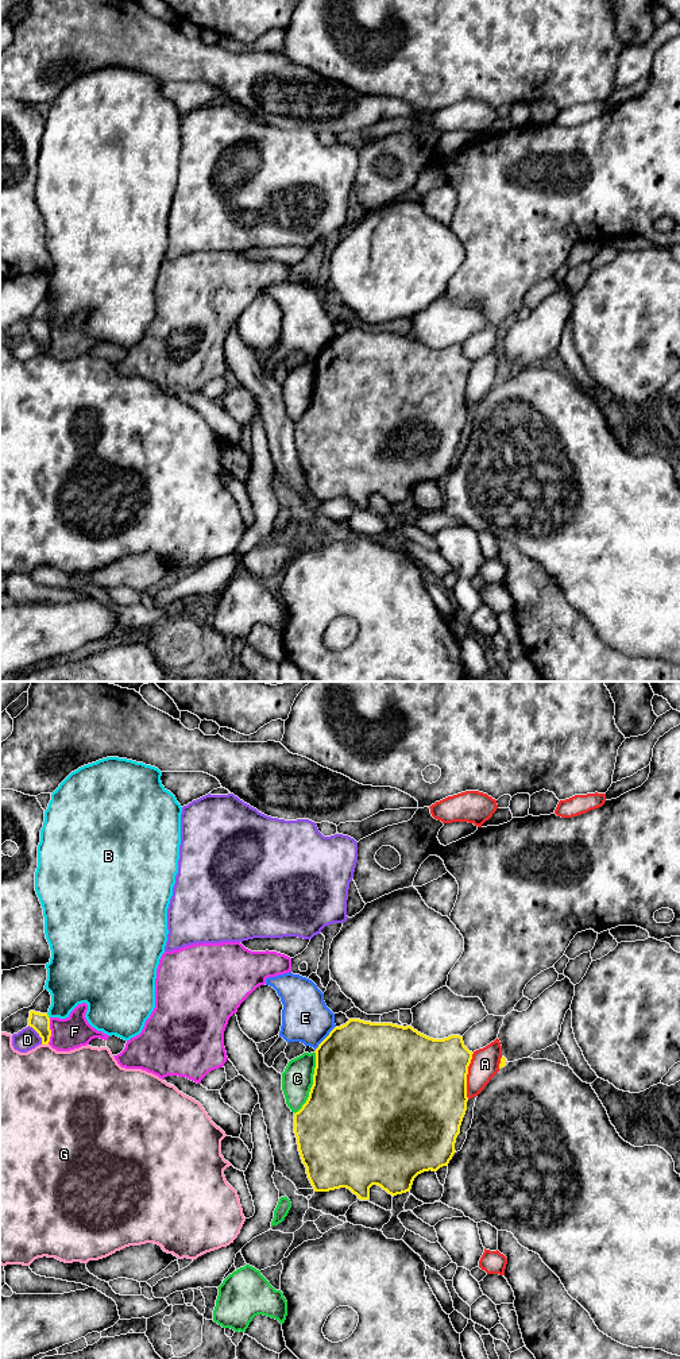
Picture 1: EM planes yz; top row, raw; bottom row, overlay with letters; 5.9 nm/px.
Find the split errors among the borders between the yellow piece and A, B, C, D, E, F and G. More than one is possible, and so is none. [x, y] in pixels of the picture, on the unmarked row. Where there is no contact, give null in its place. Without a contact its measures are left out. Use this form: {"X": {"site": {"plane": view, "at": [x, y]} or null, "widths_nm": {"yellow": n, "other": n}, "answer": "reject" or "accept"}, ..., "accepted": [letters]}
{"A": {"site": {"plane": "yz", "at": [466, 385]}, "widths_nm": {"yellow": 500, "other": 170}, "answer": "reject"}, "B": {"site": {"plane": "yz", "at": [47, 325]}, "widths_nm": {"yellow": 110, "other": 280}, "answer": "reject"}, "C": {"site": {"plane": "yz", "at": [313, 392]}, "widths_nm": {"yellow": 500, "other": 190}, "answer": "reject"}, "D": {"site": {"plane": "yz", "at": [38, 342]}, "widths_nm": {"yellow": 110, "other": 130}, "answer": "reject"}, "E": {"site": {"plane": "yz", "at": [325, 347]}, "widths_nm": {"yellow": 500, "other": 280}, "answer": "reject"}, "F": {"site": {"plane": "yz", "at": [50, 340]}, "widths_nm": {"yellow": 110, "other": 190}, "answer": "reject"}, "G": {"site": {"plane": "yz", "at": [45, 352]}, "widths_nm": {"yellow": 110, "other": 440}, "answer": "reject"}, "accepted": []}

